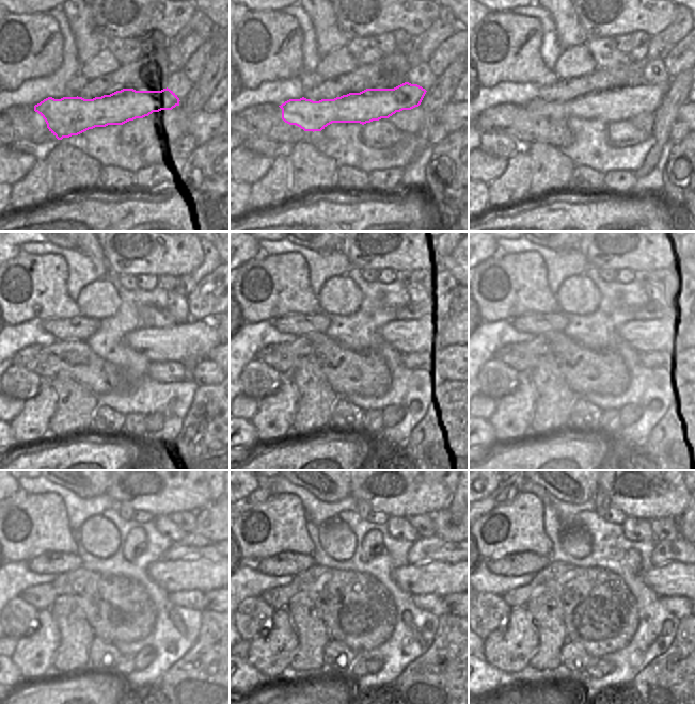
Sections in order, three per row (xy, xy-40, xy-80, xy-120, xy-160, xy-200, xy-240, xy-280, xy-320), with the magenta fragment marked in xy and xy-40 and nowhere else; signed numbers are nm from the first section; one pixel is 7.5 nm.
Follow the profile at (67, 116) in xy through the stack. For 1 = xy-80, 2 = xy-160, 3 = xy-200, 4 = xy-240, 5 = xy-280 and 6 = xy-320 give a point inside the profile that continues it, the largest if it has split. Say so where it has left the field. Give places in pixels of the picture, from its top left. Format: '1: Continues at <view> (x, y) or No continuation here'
1: Continues at xy-80 (625, 104)
2: Continues at xy-160 (428, 334)
3: Continues at xy-200 (665, 334)
4: Continues at xy-240 (172, 575)
5: Continues at xy-280 (442, 578)
6: Continues at xy-320 (673, 578).

